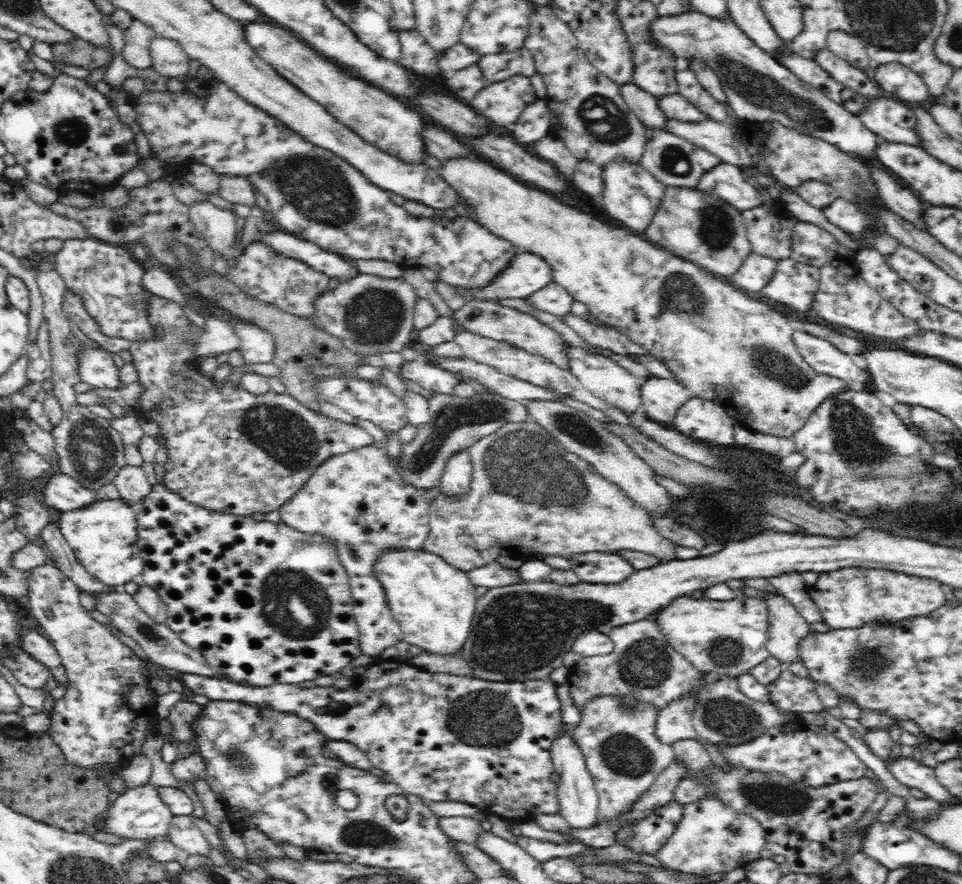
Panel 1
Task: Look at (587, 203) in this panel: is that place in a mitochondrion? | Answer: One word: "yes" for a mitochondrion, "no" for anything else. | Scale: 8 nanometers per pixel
no

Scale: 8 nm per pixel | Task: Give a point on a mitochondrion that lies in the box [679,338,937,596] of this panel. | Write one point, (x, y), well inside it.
(855, 440)

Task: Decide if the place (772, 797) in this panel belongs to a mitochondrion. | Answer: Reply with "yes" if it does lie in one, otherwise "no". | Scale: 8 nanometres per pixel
yes

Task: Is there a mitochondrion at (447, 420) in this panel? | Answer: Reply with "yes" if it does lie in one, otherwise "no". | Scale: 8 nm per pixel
yes

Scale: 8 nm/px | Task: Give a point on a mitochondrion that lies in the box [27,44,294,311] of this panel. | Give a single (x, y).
(76, 127)

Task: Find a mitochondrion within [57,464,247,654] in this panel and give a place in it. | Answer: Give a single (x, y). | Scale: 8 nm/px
(144, 629)

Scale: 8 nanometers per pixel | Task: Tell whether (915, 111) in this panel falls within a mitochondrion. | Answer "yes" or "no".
no

